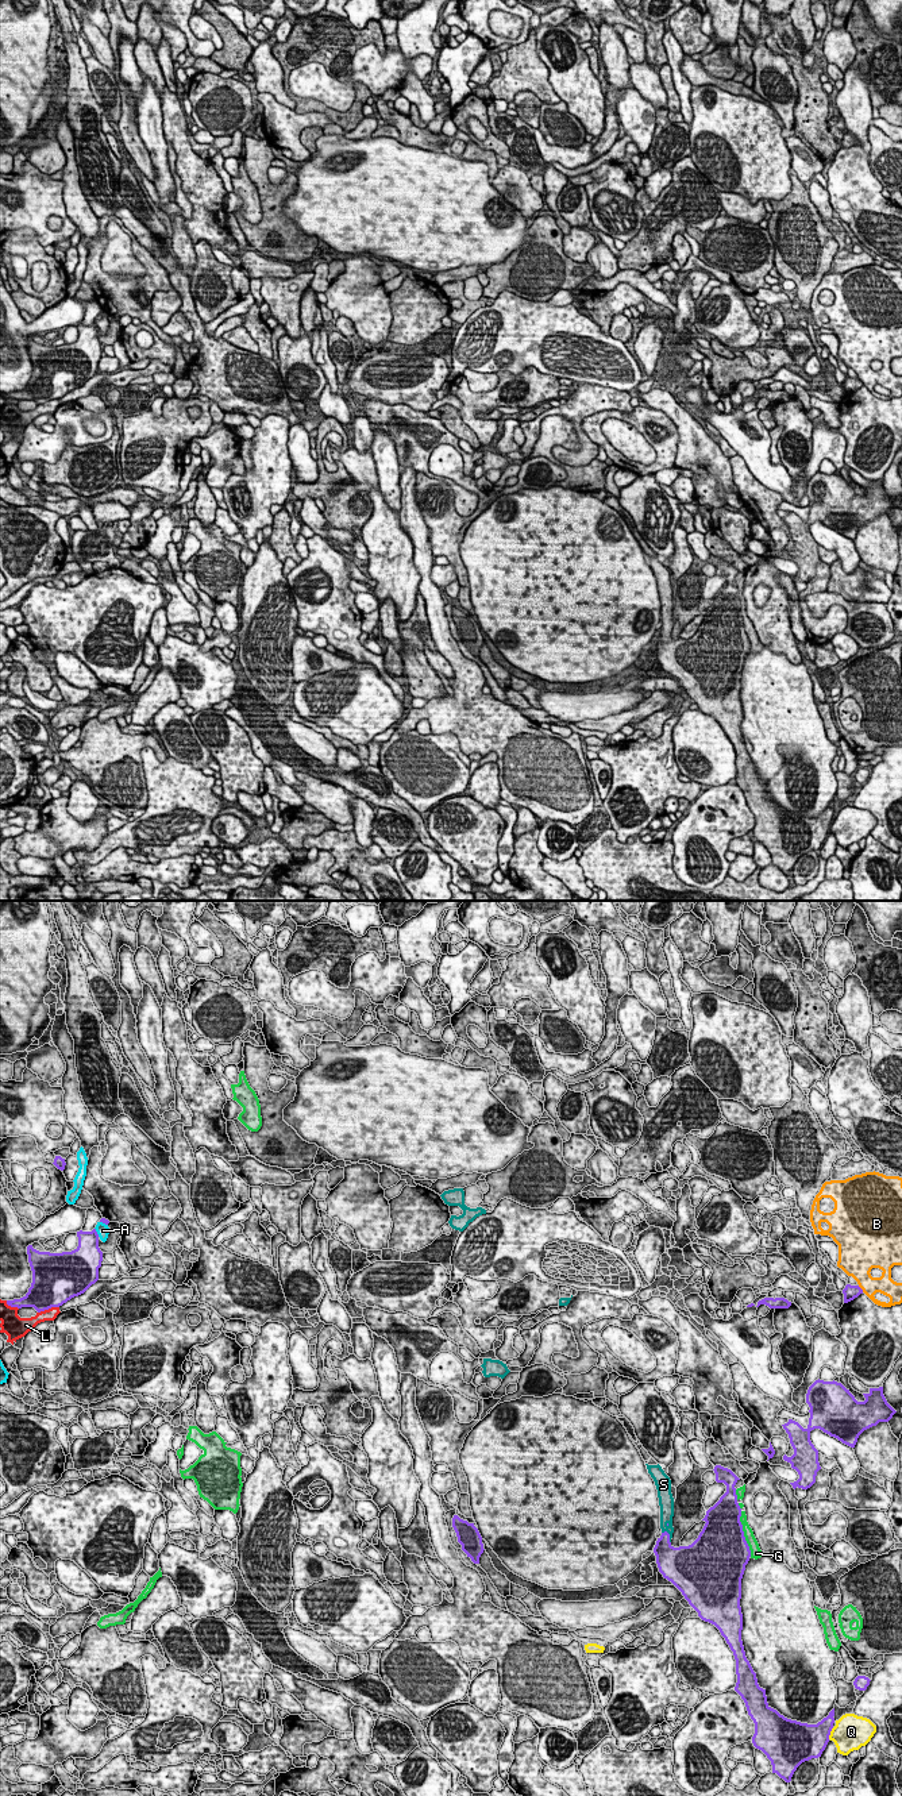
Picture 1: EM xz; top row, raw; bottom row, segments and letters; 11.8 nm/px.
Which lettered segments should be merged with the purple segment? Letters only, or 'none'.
S

